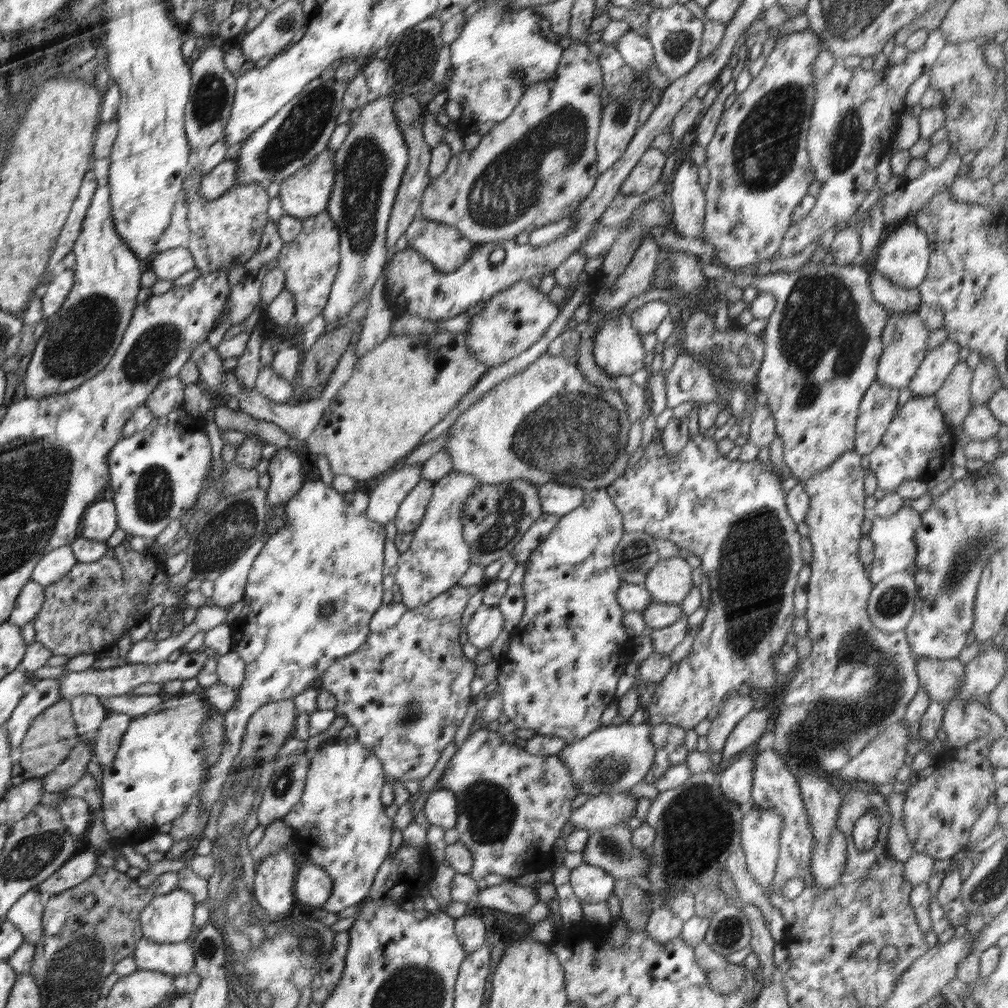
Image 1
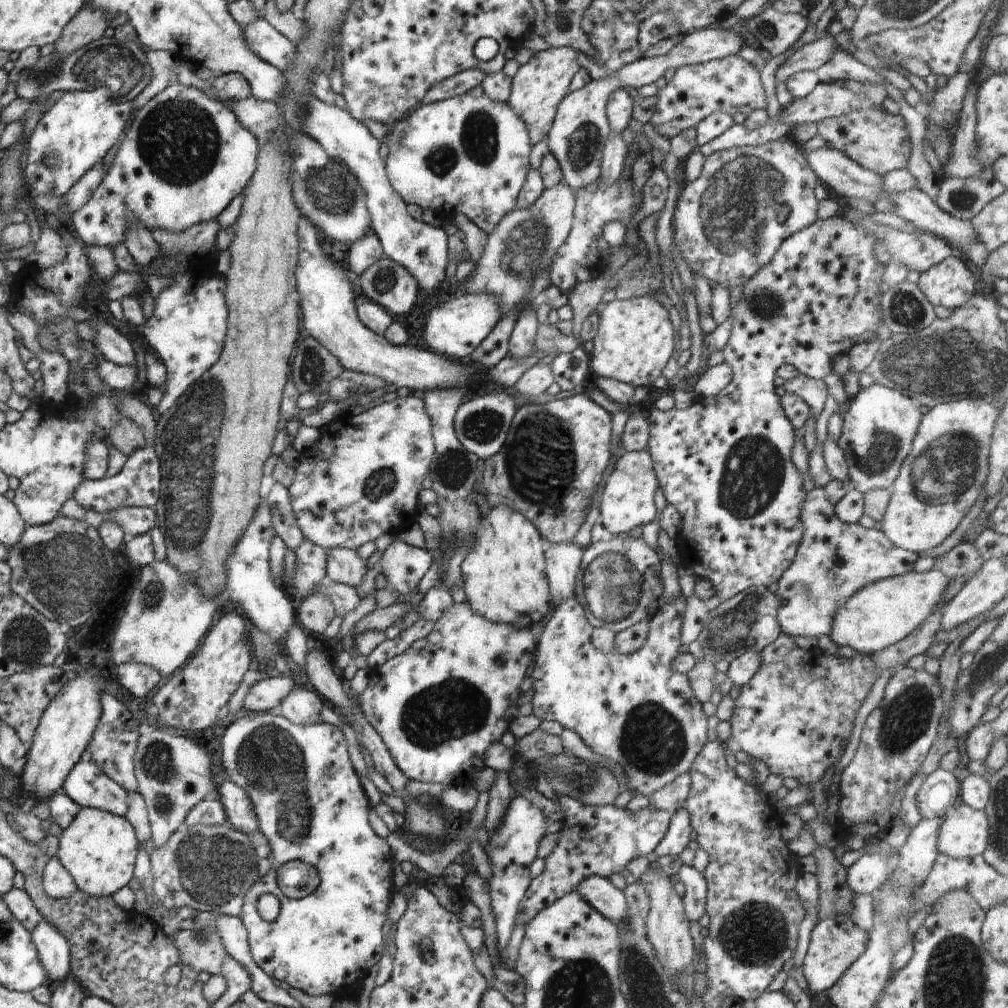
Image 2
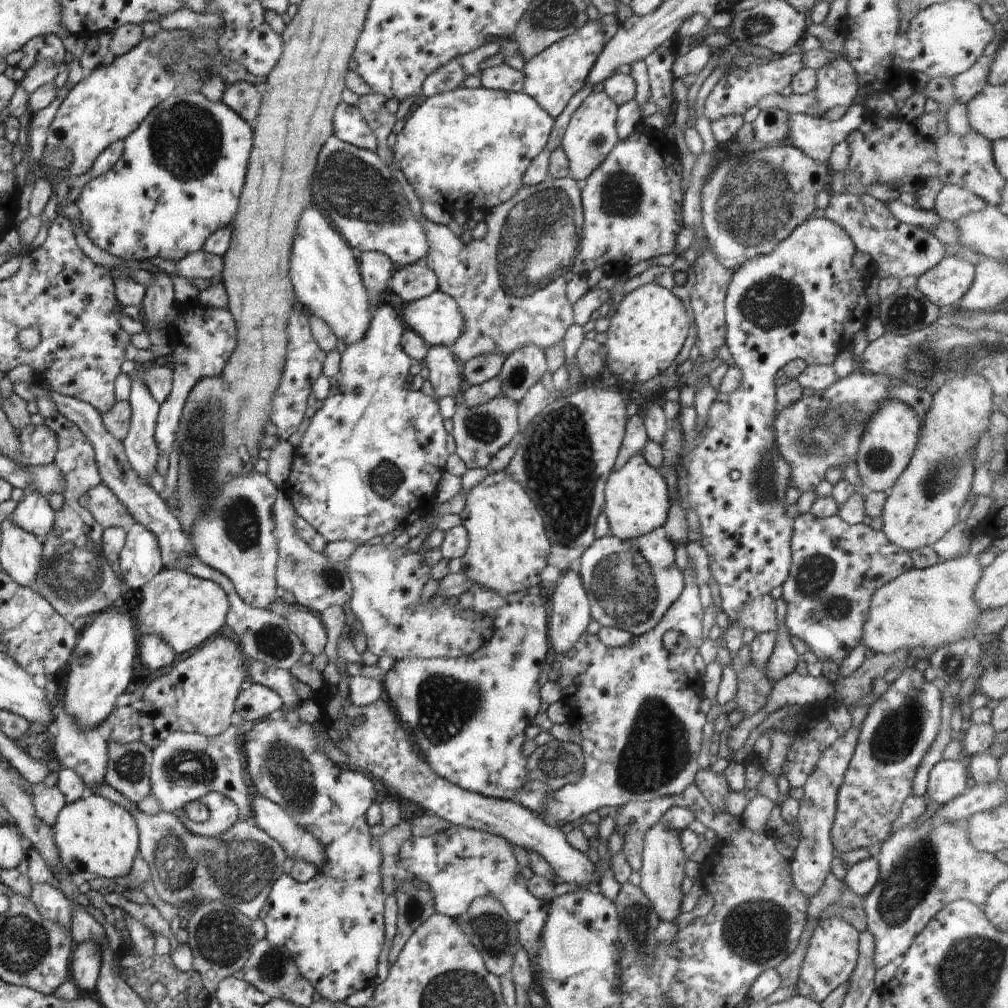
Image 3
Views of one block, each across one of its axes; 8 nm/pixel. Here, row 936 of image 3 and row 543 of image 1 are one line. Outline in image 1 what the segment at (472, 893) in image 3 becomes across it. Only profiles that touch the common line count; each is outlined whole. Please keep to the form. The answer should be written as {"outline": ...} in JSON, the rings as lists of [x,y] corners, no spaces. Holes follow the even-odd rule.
{"outline":[[[543,512],[522,536],[520,543],[510,551],[509,558],[514,558],[517,564],[528,562],[534,550],[552,533],[559,521],[560,516]]]}

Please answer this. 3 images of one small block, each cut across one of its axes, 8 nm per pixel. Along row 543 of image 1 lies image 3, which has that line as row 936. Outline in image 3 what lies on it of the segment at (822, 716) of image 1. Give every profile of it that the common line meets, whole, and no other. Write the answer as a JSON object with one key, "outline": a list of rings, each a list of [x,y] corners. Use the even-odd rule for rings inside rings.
{"outline":[[[838,916],[826,917],[817,922],[803,959],[796,982],[798,993],[812,1001],[822,1003],[830,992],[850,980],[859,958],[859,933],[856,928]]]}

